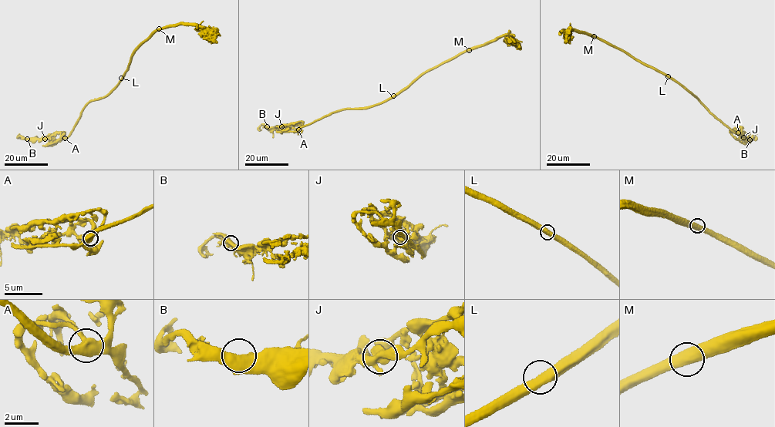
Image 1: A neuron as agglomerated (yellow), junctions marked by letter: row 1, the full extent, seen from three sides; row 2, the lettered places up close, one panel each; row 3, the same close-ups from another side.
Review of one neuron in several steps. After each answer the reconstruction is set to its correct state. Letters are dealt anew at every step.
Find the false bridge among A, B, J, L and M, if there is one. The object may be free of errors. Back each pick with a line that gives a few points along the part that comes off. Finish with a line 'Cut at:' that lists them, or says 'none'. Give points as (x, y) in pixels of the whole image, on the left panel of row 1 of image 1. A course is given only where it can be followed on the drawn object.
Cut at: none

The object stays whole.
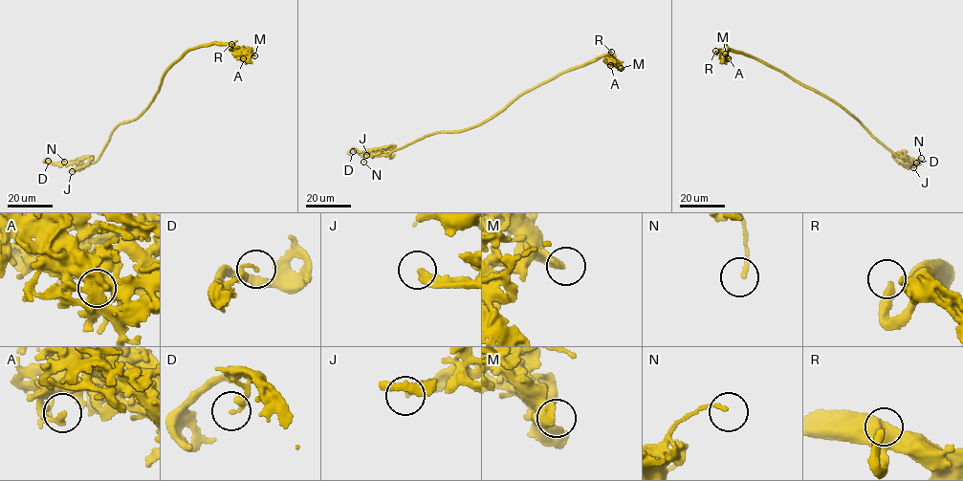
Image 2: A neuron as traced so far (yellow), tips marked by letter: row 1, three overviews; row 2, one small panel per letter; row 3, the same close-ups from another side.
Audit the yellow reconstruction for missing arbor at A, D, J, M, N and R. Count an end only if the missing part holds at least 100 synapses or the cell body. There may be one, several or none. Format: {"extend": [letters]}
{"extend": ["R"]}

